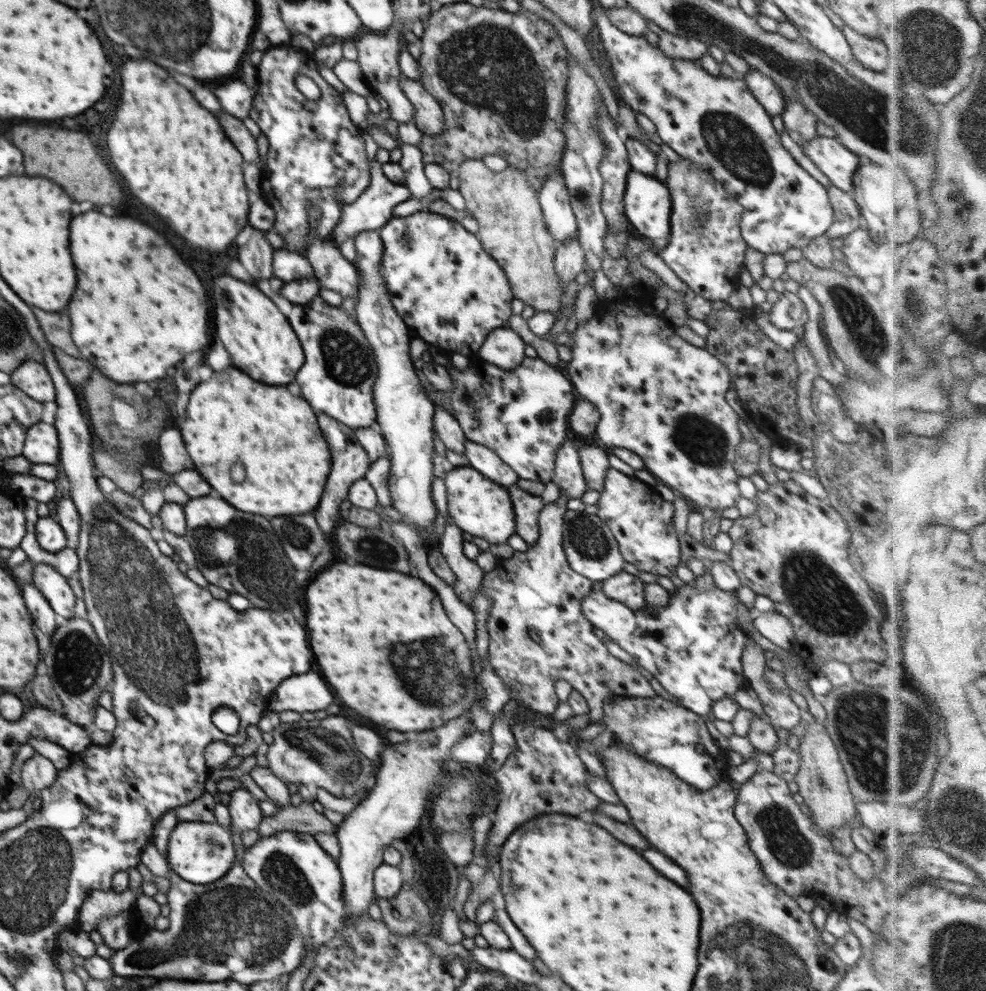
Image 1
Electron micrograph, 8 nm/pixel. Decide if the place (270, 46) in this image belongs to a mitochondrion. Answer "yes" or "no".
no

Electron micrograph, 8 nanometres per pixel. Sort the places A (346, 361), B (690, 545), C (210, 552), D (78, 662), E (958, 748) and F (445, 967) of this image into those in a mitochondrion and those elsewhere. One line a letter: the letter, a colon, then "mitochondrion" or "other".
A: mitochondrion
B: other
C: mitochondrion
D: mitochondrion
E: other
F: other

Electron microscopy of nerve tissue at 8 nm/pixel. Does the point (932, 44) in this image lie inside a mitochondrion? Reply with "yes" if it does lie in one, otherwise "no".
yes

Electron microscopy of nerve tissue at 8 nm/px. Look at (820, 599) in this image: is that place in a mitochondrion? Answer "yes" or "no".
yes

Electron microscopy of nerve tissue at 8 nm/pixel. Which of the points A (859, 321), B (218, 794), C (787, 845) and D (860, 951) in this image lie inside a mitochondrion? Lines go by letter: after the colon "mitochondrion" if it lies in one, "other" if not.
A: mitochondrion
B: other
C: mitochondrion
D: other

